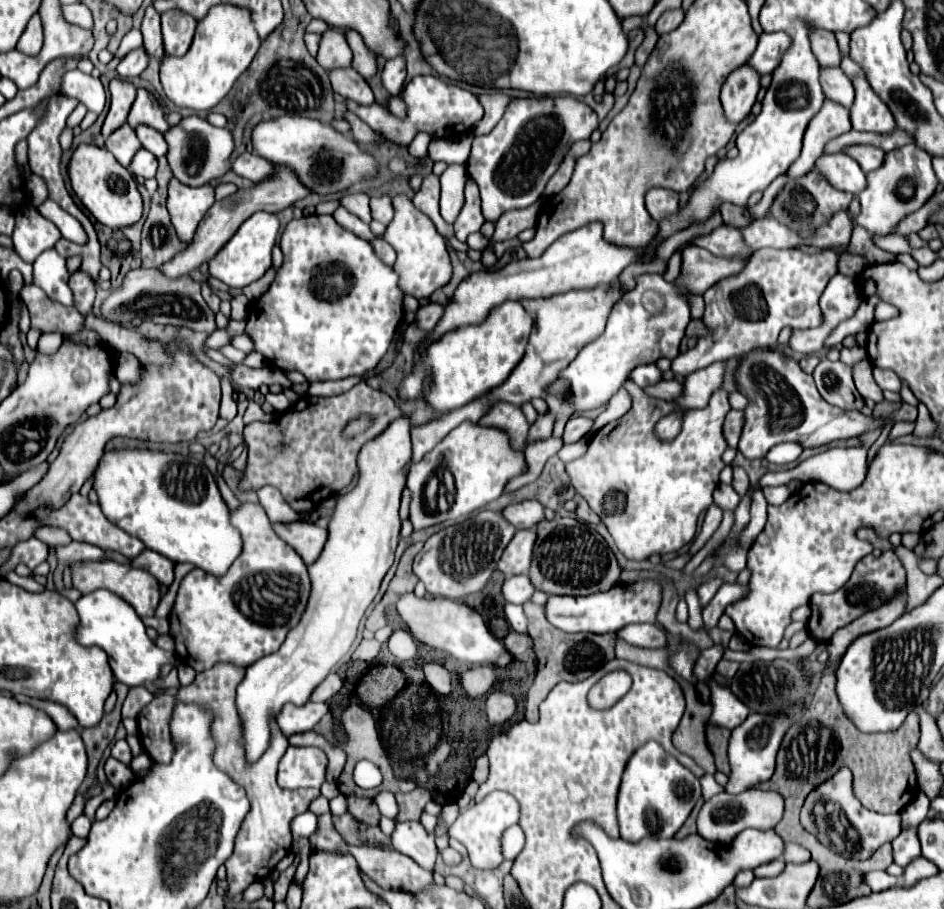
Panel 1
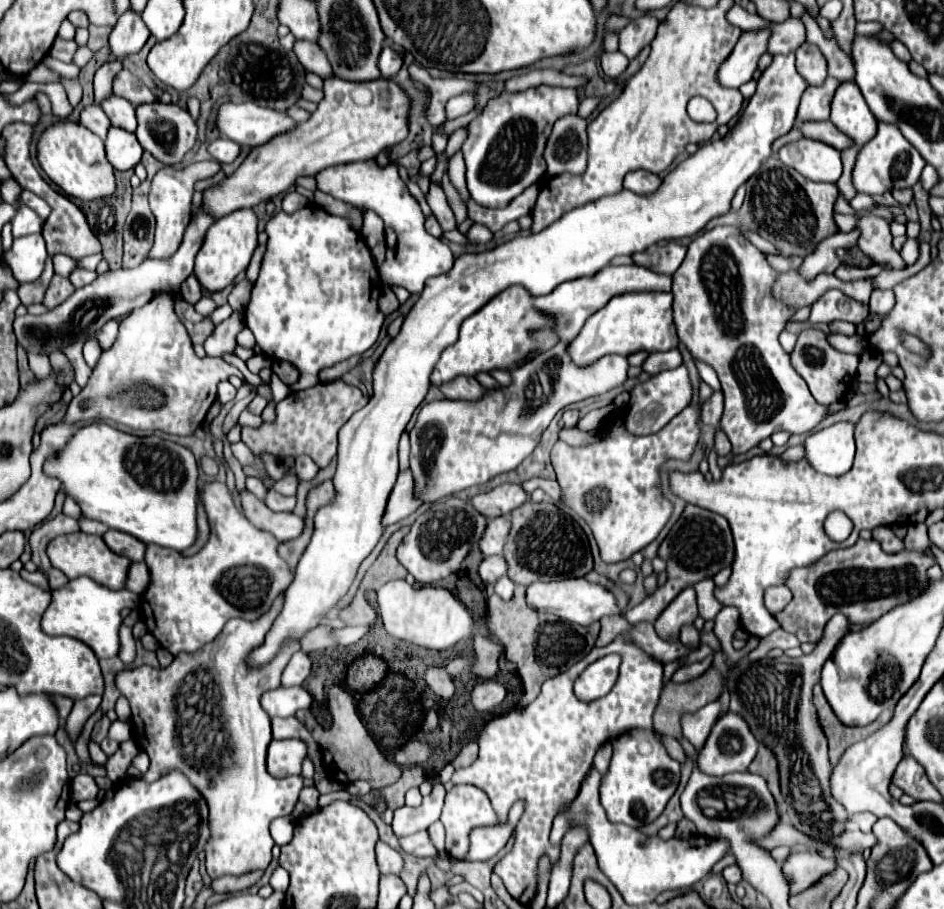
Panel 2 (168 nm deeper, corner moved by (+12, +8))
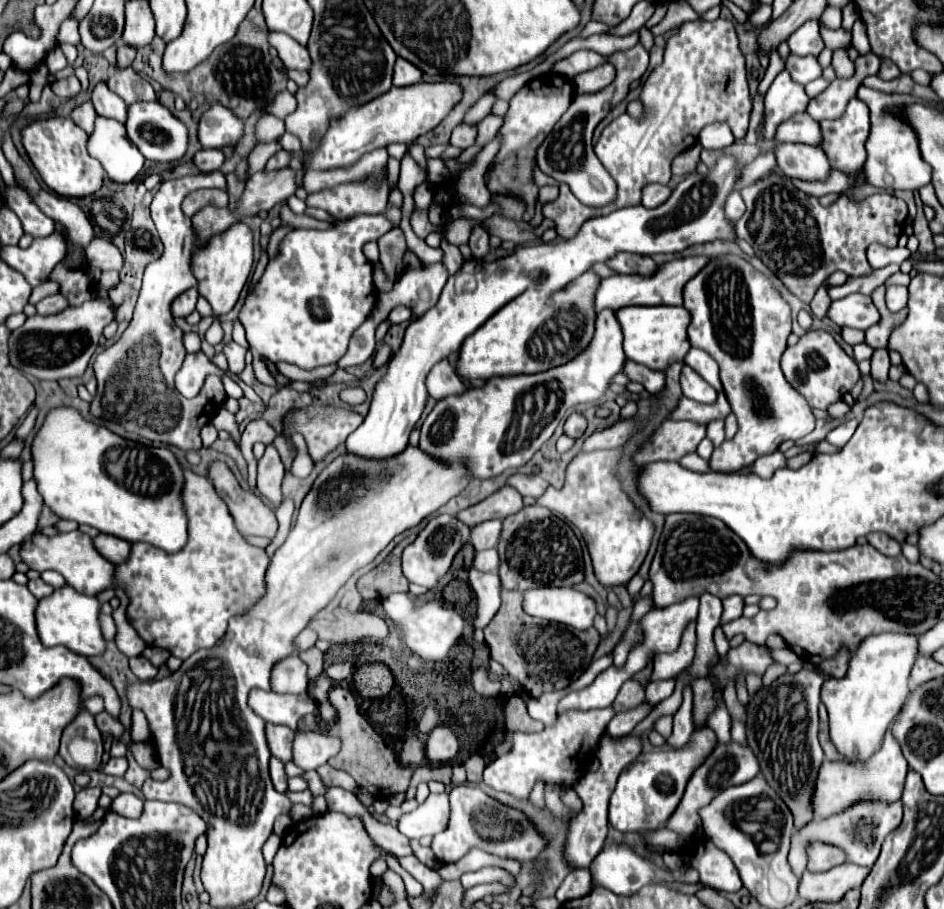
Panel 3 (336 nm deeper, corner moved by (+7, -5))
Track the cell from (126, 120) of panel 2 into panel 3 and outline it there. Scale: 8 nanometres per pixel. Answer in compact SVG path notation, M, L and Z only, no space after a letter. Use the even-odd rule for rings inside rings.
M99 82L95 86L93 106L95 106L95 112L103 118L113 118L121 124L127 122L127 104L119 96L115 96L115 92L111 92L105 82Z

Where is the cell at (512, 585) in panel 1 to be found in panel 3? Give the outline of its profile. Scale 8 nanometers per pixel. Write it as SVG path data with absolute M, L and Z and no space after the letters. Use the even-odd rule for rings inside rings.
M485 550L485 552L477 552L475 554L475 564L473 564L479 572L491 572L497 574L499 570L499 554L497 550Z

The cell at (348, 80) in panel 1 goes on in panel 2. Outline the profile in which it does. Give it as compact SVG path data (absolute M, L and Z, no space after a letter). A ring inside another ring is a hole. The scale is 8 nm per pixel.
M296 39L296 43L294 43L294 55L298 57L298 61L308 71L316 73L318 77L330 77L332 75L332 67L330 67L324 51L316 43Z

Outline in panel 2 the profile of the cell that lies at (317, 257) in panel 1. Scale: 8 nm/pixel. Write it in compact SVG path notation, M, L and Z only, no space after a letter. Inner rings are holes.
M308 205L292 215L284 211L272 215L266 223L266 233L268 249L252 289L252 299L244 311L244 321L254 333L258 347L270 359L282 359L300 369L300 379L290 389L302 391L318 383L320 369L360 355L376 343L384 323L384 315L378 309L382 283L366 241L348 217L336 217L316 205Z

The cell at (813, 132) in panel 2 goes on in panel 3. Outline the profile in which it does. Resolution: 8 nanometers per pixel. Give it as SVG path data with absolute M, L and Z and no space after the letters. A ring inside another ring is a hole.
M807 112L797 114L797 118L791 118L791 122L783 122L783 126L779 126L779 134L775 136L775 142L777 144L793 142L793 144L821 146L823 144L821 126Z

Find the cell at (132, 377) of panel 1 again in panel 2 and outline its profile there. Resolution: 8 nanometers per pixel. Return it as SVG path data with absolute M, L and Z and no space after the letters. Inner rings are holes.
M108 321L108 323L96 333L96 339L98 339L98 343L100 343L102 349L108 349L108 347L114 343L116 335L118 335L118 321Z

